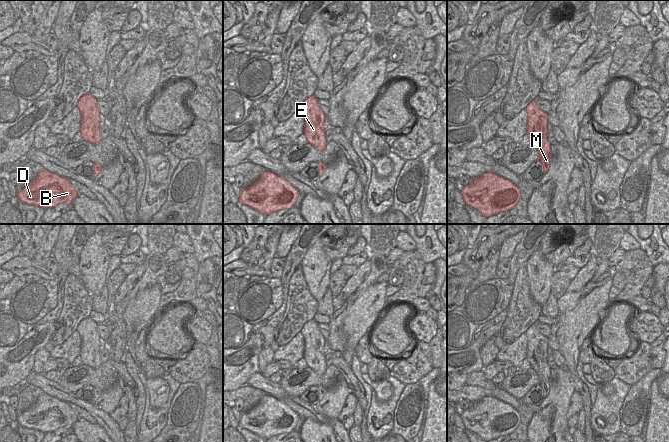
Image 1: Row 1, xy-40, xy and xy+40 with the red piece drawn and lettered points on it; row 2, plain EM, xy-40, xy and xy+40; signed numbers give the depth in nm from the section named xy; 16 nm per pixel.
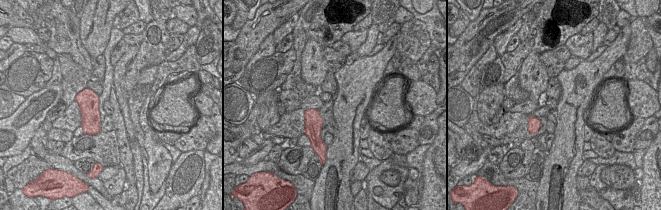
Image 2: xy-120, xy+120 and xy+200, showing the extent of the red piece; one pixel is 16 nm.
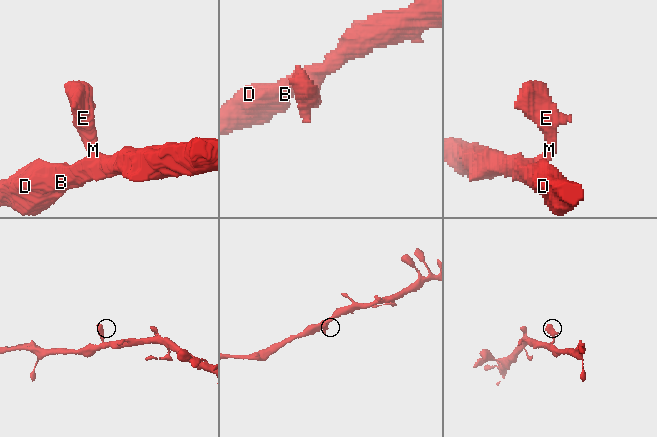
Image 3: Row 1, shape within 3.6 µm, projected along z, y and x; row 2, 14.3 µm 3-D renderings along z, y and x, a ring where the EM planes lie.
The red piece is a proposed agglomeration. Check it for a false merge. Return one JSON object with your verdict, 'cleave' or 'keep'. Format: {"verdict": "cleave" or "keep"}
{"verdict": "keep"}

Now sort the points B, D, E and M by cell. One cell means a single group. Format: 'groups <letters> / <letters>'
groups B D E M

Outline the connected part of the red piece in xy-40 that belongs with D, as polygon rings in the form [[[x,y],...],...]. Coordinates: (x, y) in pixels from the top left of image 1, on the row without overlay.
[[[44,393],[32,406],[17,416],[16,422],[22,427],[47,433],[61,427],[72,428],[77,420],[78,416],[68,402]]]

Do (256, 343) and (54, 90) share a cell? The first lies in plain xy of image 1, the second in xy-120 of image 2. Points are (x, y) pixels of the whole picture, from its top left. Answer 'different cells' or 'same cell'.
same cell

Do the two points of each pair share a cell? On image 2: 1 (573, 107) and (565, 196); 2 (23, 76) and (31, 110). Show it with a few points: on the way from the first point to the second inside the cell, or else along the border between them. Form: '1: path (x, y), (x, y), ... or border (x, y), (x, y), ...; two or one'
1: path (569, 129), (565, 156), (565, 174); one
2: border (44, 86), (26, 98); two

